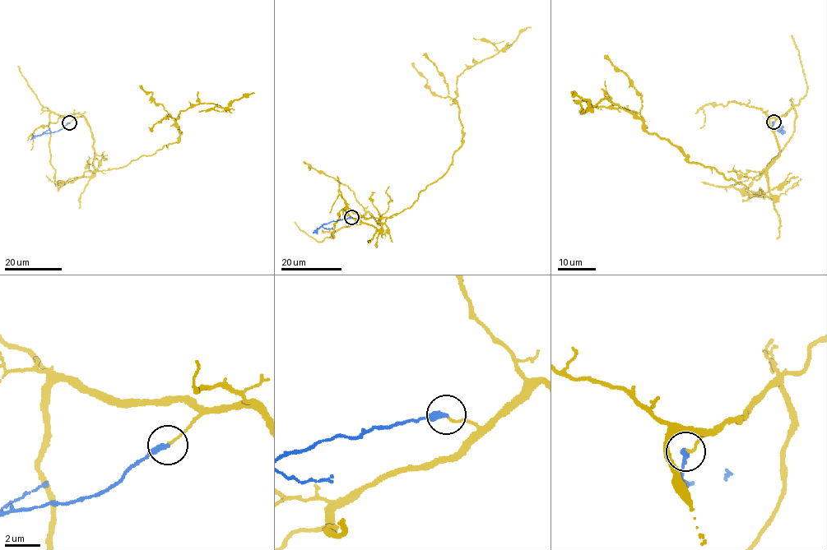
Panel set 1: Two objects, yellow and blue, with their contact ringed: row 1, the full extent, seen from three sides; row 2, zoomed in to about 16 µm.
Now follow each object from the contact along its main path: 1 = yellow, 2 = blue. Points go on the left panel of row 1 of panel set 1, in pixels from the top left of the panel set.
1: (69, 122), (85, 118), (95, 168), (122, 168), (177, 142), (179, 112), (203, 103), (226, 108), (254, 93)
2: (69, 122), (59, 131), (40, 135), (50, 129)

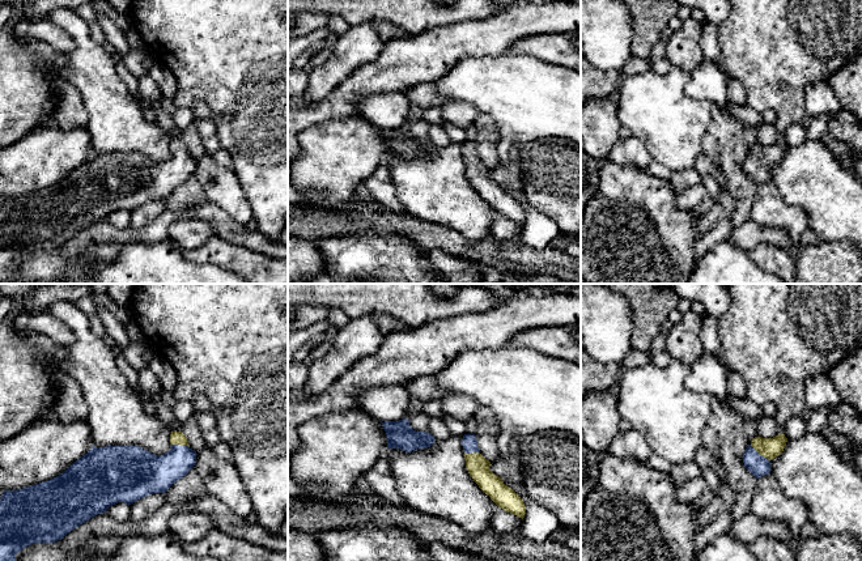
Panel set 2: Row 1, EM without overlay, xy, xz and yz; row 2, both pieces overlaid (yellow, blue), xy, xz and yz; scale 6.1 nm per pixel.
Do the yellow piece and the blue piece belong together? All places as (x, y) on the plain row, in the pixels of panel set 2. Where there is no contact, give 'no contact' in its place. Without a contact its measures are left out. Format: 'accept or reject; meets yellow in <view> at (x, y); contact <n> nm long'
accept; meets yellow in yz at (760, 161); contact 160 nm long

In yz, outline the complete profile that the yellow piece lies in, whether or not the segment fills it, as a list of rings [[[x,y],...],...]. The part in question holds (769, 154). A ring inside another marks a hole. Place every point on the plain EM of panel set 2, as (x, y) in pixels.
[[[785,141],[773,145],[755,144],[743,161],[744,174],[756,186],[770,180],[770,169],[784,158],[786,149]]]

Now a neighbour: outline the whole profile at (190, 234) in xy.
[[[178,220],[169,229],[169,238],[188,250],[203,246],[213,235],[212,226],[203,220]]]

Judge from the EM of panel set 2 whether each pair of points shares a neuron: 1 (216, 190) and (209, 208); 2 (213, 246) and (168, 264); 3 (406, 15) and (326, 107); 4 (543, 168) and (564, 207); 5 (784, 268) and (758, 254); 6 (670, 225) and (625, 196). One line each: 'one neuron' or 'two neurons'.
1: two neurons
2: two neurons
3: two neurons
4: one neuron
5: one neuron
6: one neuron

